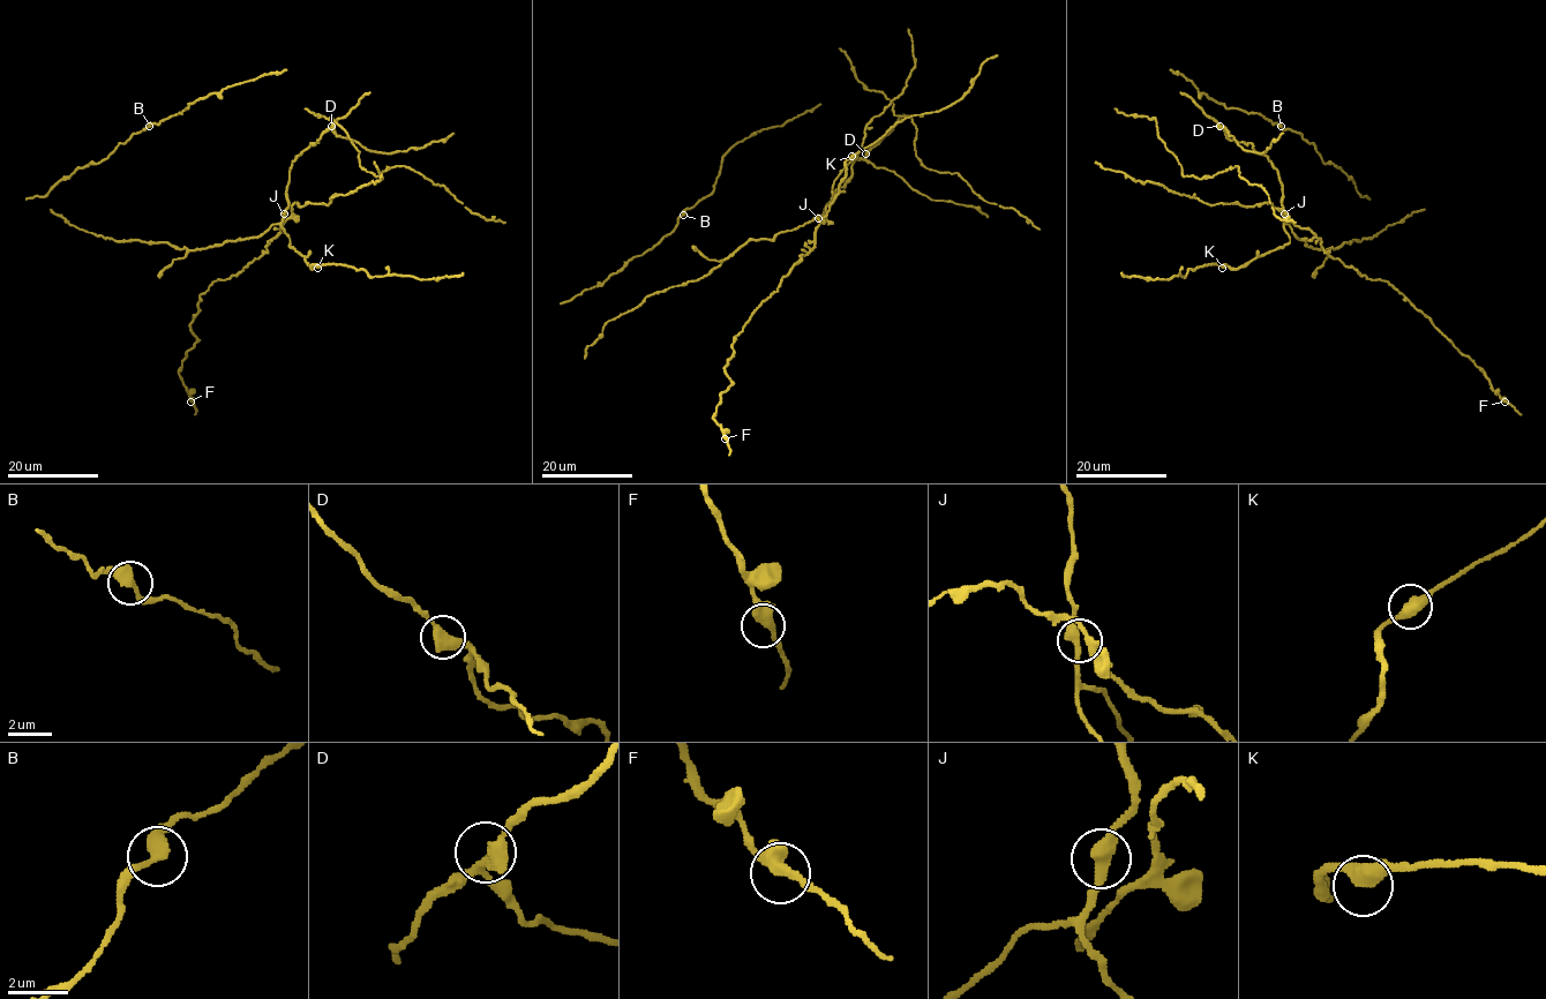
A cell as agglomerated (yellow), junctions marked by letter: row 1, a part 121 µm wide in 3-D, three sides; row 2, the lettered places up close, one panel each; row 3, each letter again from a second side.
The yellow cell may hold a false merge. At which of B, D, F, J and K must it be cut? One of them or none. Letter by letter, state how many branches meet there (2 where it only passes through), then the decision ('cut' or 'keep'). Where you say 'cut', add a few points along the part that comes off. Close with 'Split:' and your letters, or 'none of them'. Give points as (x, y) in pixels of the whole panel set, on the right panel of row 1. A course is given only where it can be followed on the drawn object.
B: 2 branches meet; keep
D: 2 branches meet; keep
F: 2 branches meet; keep
J: 2 branches meet; keep
K: 2 branches meet; keep
Split: none of them

